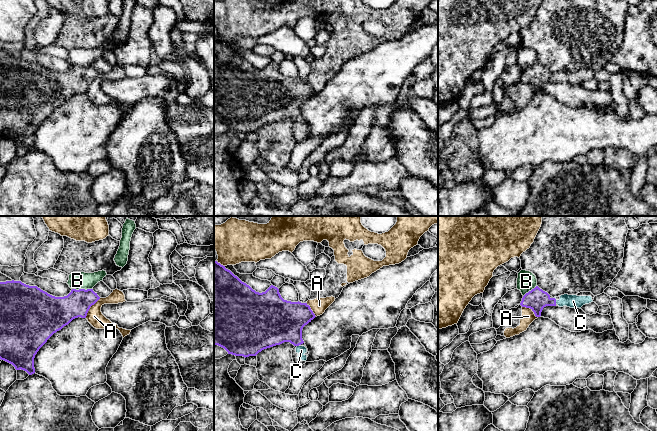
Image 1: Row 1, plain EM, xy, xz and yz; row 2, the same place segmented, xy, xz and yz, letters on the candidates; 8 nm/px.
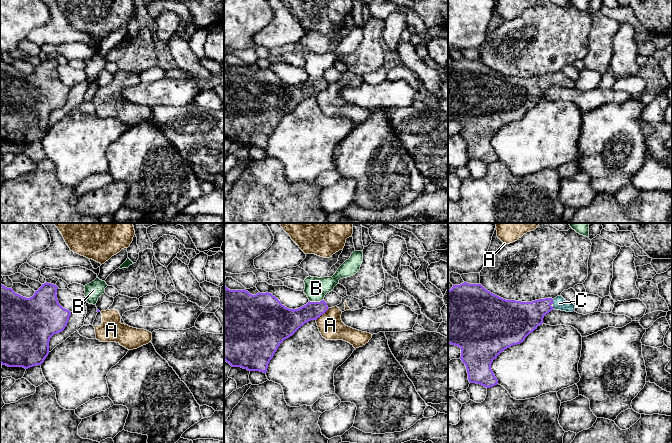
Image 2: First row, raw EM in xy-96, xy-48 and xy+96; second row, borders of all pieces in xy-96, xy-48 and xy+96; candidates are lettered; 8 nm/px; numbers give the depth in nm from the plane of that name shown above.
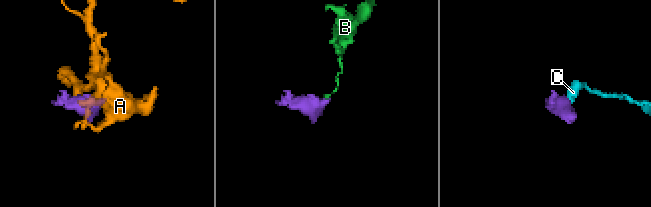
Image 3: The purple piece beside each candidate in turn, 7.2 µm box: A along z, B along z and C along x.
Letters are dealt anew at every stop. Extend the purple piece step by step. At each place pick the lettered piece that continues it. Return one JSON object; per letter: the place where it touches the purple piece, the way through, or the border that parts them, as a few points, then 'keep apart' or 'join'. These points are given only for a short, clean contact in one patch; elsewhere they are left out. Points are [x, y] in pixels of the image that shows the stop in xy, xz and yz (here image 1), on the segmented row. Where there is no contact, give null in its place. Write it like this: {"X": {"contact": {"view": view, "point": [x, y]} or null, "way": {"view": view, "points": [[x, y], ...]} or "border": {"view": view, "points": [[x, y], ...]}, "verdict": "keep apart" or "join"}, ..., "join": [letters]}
{"A": {"contact": {"view": "xy", "point": [90, 306]}, "verdict": "keep apart"}, "B": {"contact": {"view": "xy", "point": [82, 289]}, "border": {"view": "xy", "points": [[72, 288], [92, 289]]}, "verdict": "keep apart"}, "C": {"contact": {"view": "yz", "point": [555, 300]}, "way": {"view": "yz", "points": [[536, 299], [555, 300], [573, 301]]}, "verdict": "join"}, "join": ["C"]}

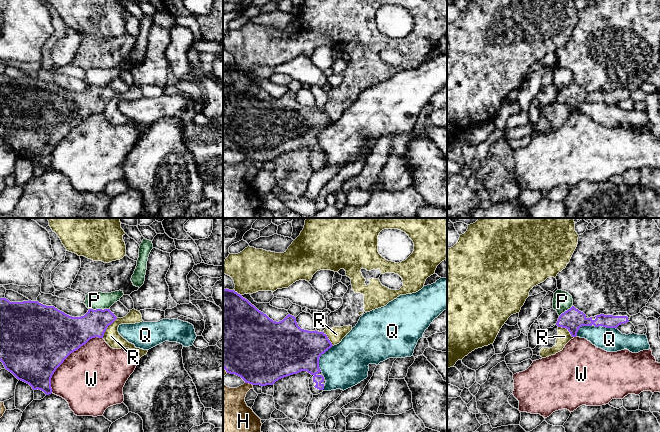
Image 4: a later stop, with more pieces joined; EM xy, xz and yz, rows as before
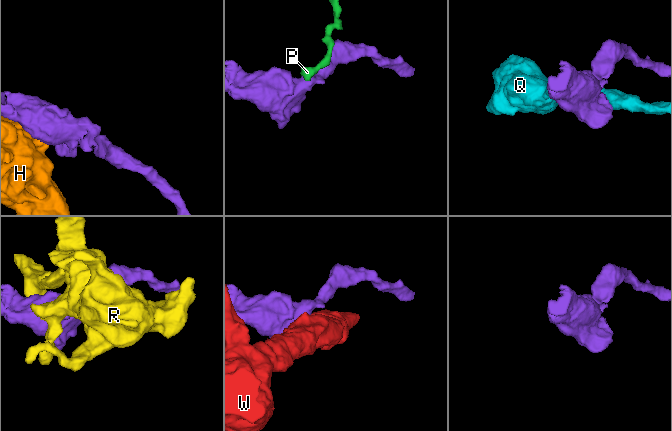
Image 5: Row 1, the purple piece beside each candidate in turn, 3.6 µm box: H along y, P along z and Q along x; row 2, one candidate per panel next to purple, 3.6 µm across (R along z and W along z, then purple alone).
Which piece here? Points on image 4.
{"H": {"contact": {"view": "xz", "point": [249, 383]}, "verdict": "keep apart"}, "P": {"contact": {"view": "xy", "point": [99, 309]}, "border": {"view": "xy", "points": [[89, 308], [109, 309]]}, "verdict": "keep apart"}, "Q": {"contact": {"view": "xz", "point": [319, 357]}, "verdict": "keep apart"}, "R": {"contact": {"view": "xy", "point": [107, 326]}, "verdict": "keep apart"}, "W": {"contact": {"view": "xy", "point": [67, 356]}, "verdict": "keep apart"}, "join": []}

